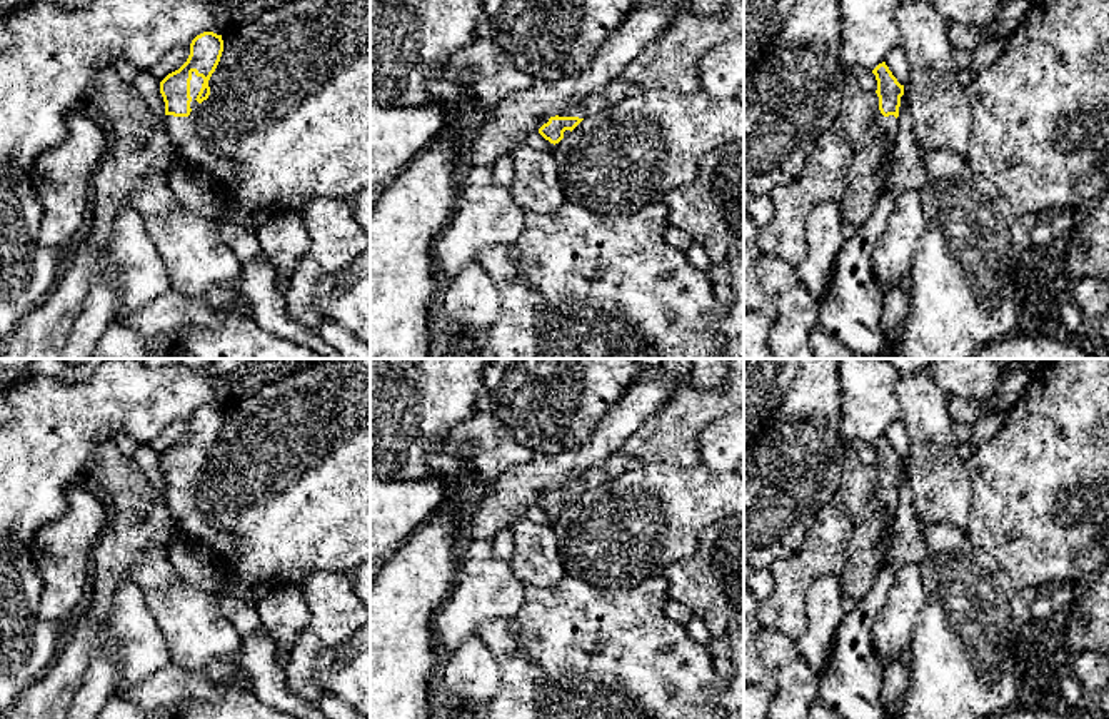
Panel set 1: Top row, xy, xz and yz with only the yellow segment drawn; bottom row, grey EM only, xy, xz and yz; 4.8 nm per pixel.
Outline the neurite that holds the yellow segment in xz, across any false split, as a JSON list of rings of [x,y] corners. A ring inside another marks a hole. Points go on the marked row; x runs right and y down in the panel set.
[[[639,0],[629,13],[657,3],[675,7],[677,15],[617,78],[582,98],[574,108],[544,118],[537,130],[545,140],[559,143],[584,118],[640,92],[700,92],[702,57],[714,45],[744,33],[744,0],[727,0],[719,15],[695,15],[692,0]]]

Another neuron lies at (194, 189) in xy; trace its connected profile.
[[[177,150],[173,152],[172,170],[167,173],[167,184],[183,209],[220,222],[225,202],[222,194],[213,187],[212,177],[192,167]]]

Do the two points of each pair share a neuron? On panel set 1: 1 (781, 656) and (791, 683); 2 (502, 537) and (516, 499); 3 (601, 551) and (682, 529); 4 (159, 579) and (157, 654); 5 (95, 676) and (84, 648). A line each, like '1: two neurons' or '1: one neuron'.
1: one neuron
2: two neurons
3: one neuron
4: two neurons
5: two neurons

